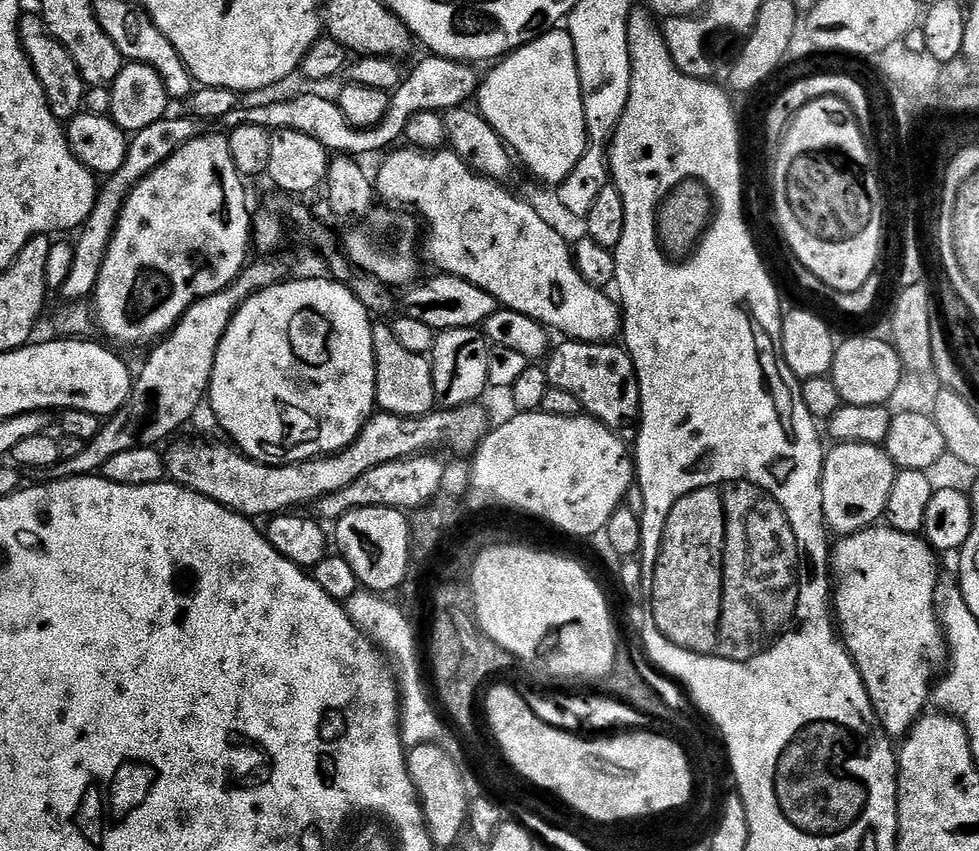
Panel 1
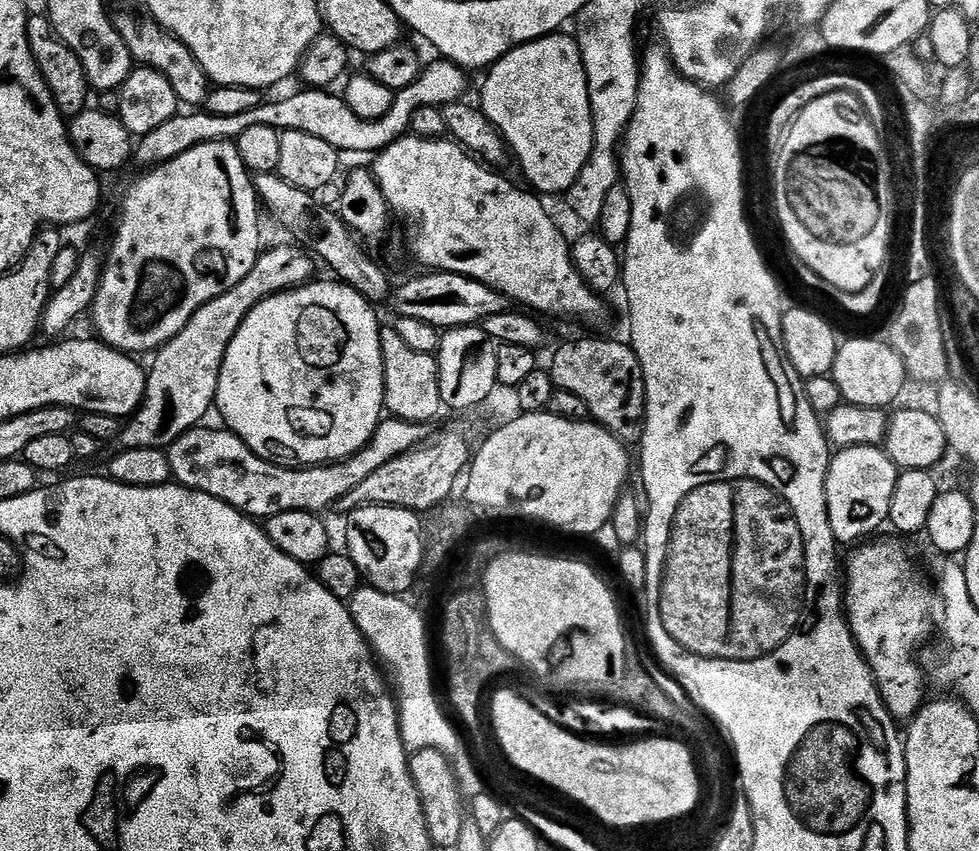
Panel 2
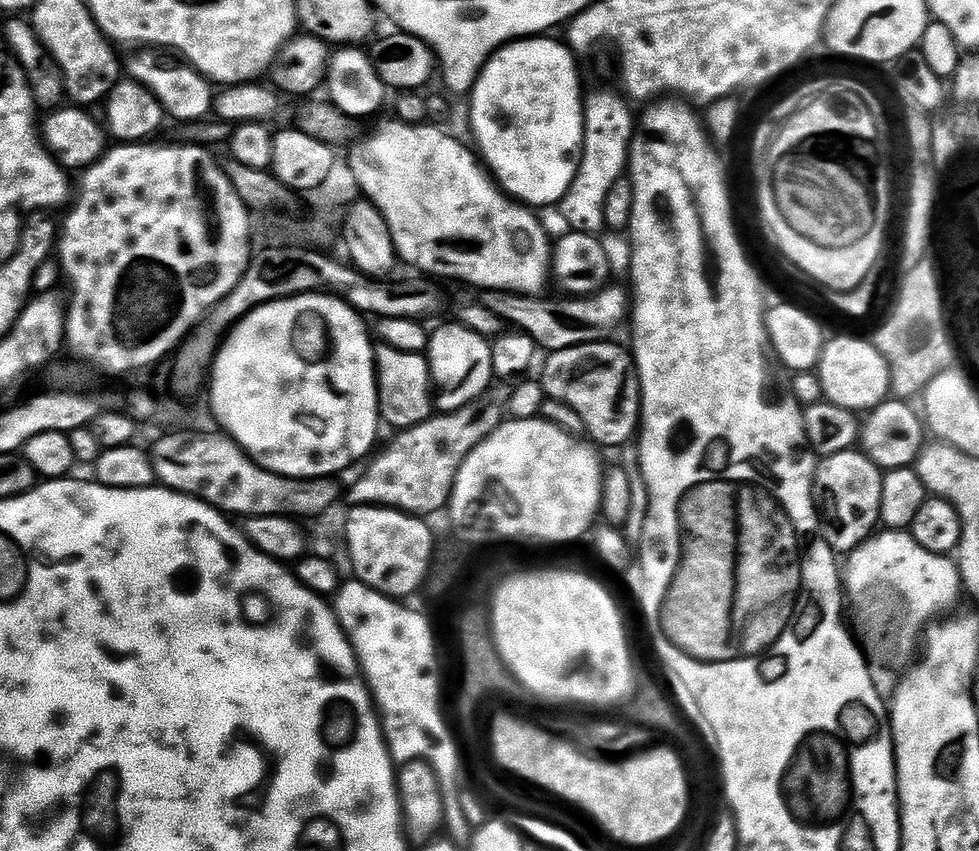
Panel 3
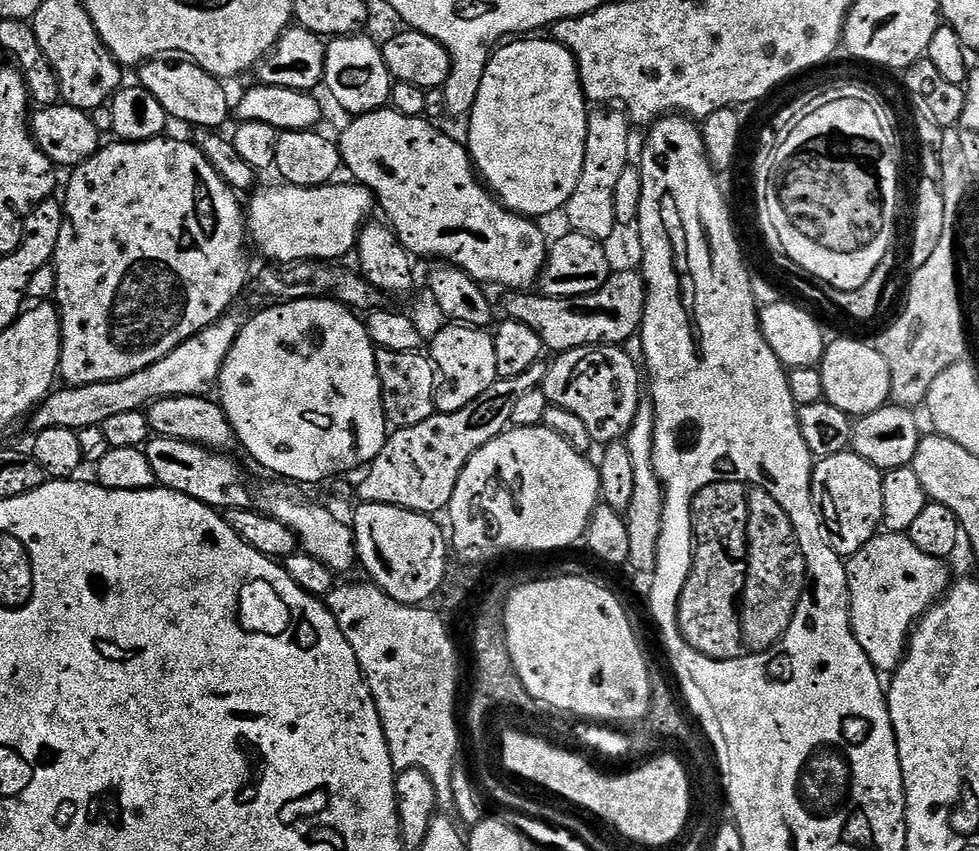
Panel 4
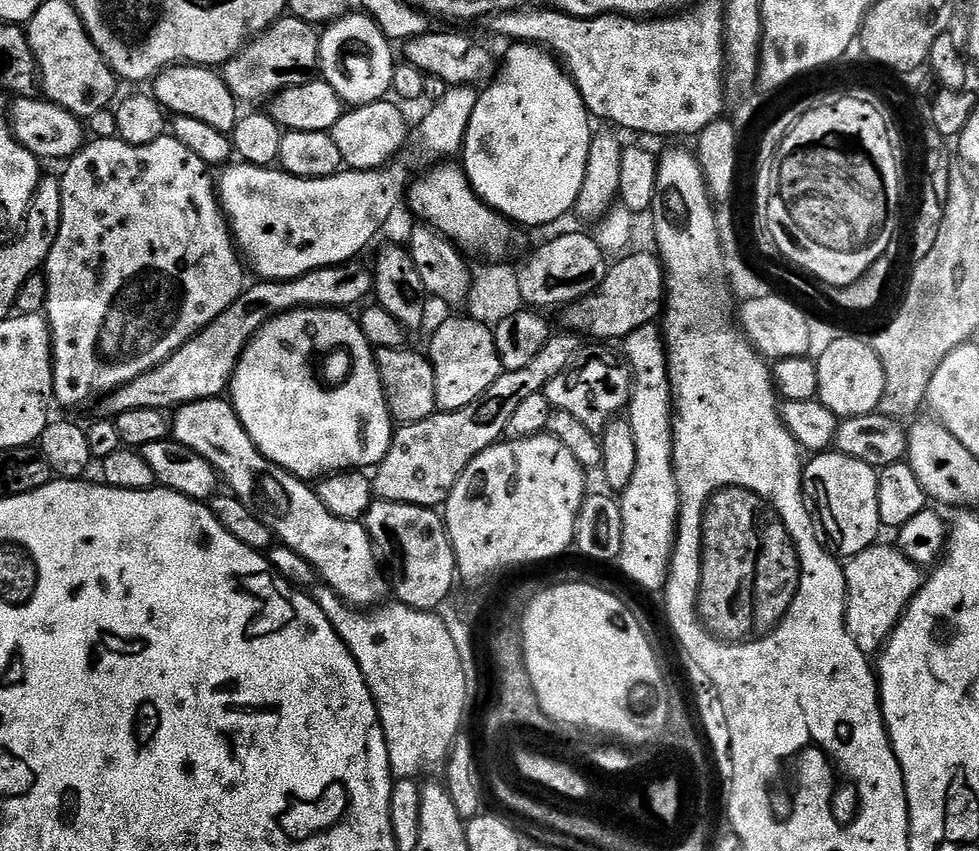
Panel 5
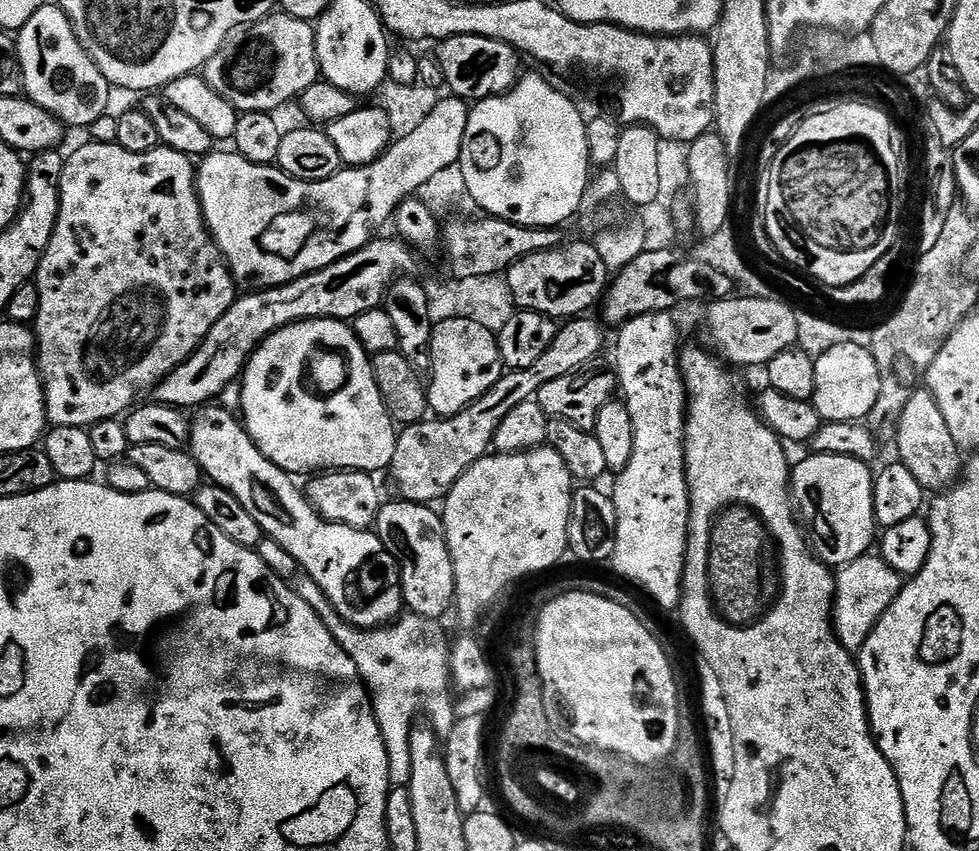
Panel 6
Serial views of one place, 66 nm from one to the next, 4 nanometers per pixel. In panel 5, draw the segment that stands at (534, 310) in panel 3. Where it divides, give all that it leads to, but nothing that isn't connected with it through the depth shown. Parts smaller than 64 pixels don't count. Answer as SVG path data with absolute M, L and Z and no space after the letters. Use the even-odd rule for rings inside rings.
M652 250L635 251L615 261L592 293L563 309L563 327L577 334L589 332L596 342L623 342L634 330L653 323L665 304L666 277L659 255Z

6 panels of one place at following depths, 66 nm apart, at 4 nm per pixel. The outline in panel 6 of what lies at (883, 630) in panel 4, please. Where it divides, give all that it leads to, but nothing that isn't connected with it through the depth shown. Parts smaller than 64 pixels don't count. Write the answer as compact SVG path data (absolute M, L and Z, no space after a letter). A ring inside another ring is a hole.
M865 554L854 562L843 565L835 573L835 578L836 598L832 606L832 622L842 646L856 654L882 618L882 614L886 614L894 598L898 598L902 577L879 554Z

